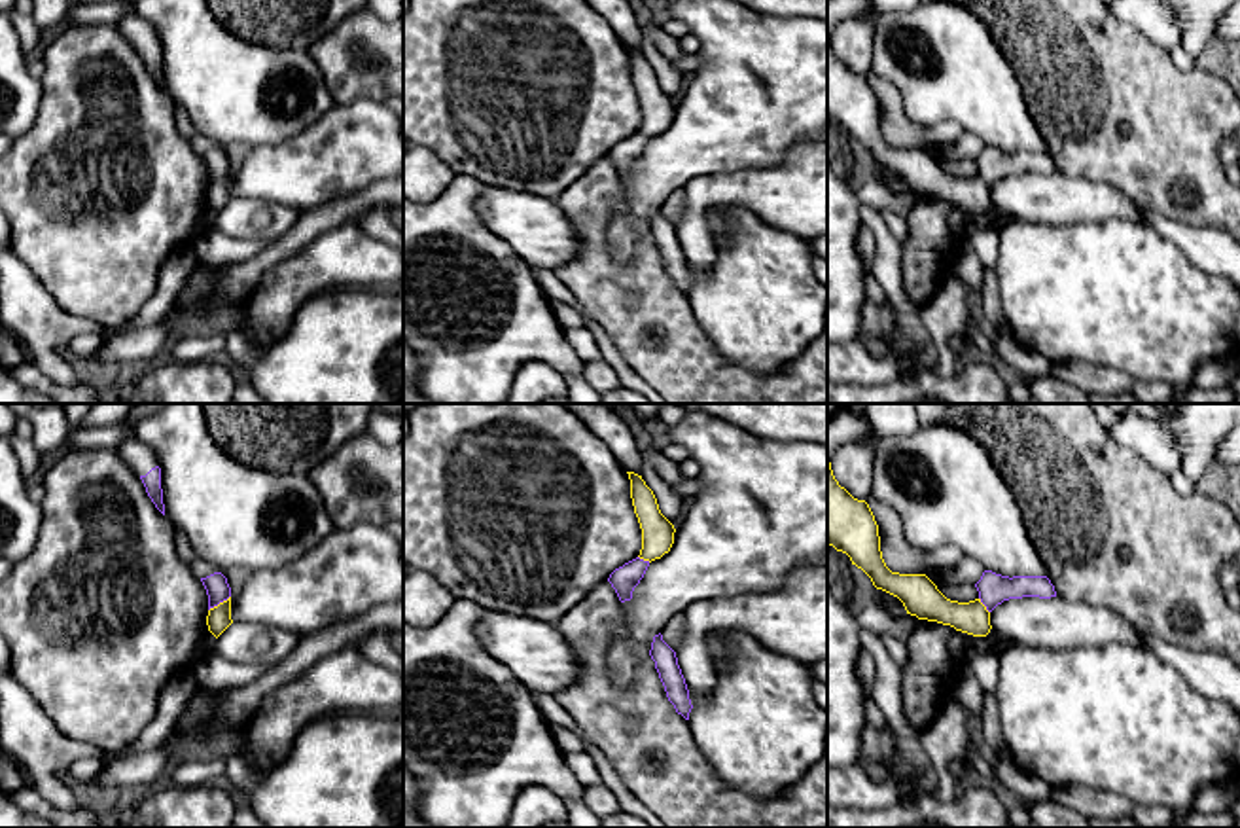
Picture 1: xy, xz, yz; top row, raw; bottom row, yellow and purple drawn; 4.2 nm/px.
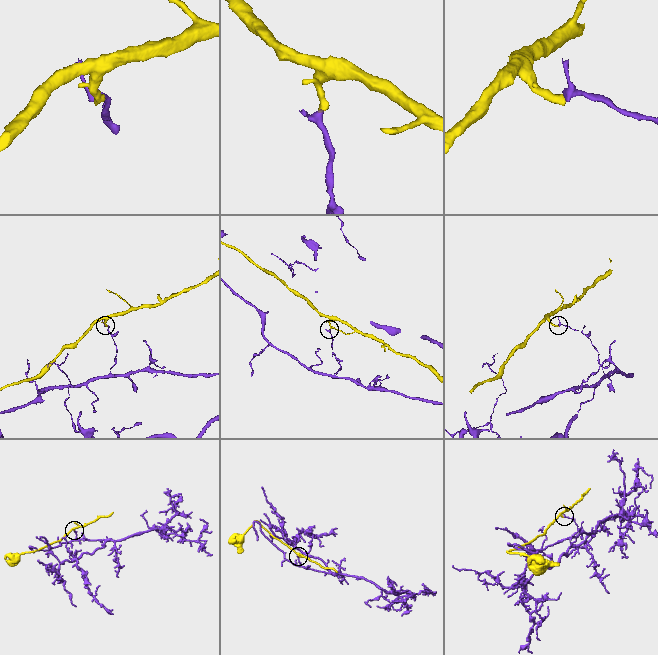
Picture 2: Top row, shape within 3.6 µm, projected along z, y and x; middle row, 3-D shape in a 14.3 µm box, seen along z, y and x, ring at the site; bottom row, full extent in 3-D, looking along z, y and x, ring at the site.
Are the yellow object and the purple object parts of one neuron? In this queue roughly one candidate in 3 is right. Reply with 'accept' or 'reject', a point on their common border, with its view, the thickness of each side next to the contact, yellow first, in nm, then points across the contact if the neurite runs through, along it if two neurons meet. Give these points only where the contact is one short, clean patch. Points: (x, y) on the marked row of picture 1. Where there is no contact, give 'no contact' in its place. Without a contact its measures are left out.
reject | xy (220, 603) | 100/100 nm | along xy (230, 595), (209, 611)

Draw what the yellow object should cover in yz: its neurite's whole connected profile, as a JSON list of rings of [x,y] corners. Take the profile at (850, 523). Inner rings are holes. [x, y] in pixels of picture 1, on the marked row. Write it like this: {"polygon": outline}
{"polygon": [[[827,460],[827,544],[850,557],[877,589],[897,597],[907,614],[950,625],[956,631],[986,637],[990,612],[981,599],[958,603],[947,599],[926,574],[892,572],[880,551],[875,515],[865,500],[854,498],[833,476]]]}

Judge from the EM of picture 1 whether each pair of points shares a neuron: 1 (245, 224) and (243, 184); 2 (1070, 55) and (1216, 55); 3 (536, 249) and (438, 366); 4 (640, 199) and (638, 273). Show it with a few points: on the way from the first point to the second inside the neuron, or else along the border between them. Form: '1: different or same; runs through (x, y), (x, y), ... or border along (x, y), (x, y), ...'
1: different; border along (233, 196), (254, 196), (286, 207)
2: different; border along (1197, 65), (1220, 78)
3: different; border along (491, 232), (532, 268)
4: different; border along (625, 201), (608, 239), (623, 264)

